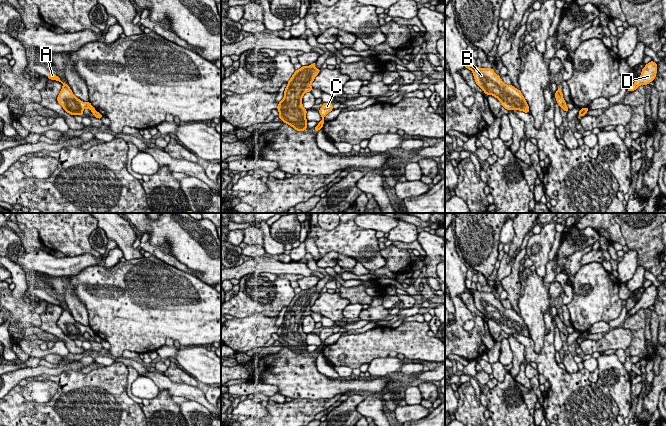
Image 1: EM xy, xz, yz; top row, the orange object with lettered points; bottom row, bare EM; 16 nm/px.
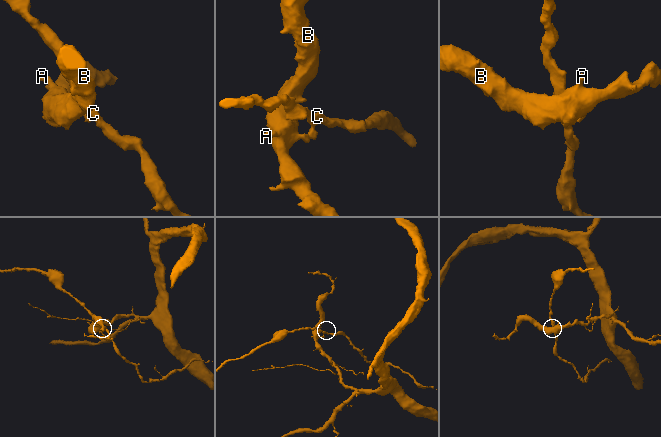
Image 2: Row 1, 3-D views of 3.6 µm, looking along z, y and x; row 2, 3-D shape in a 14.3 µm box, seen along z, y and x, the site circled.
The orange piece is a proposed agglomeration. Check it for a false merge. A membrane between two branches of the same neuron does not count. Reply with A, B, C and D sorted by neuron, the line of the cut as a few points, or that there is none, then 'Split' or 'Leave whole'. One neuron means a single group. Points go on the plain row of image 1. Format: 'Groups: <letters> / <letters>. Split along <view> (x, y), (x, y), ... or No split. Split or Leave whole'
Groups: A B D / C. Split along yz (580, 334), (584, 338). Split

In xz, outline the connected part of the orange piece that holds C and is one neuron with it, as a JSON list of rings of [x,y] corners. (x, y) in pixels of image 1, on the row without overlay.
[[[323,327],[322,331],[319,334],[319,337],[322,341],[322,344],[318,347],[318,351],[320,353],[323,352],[323,348],[324,348],[324,341],[326,338],[328,338],[329,336],[331,336],[333,334],[333,328],[331,327]]]

